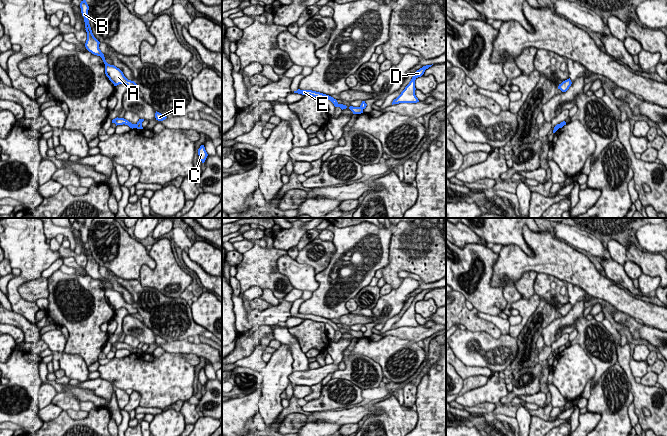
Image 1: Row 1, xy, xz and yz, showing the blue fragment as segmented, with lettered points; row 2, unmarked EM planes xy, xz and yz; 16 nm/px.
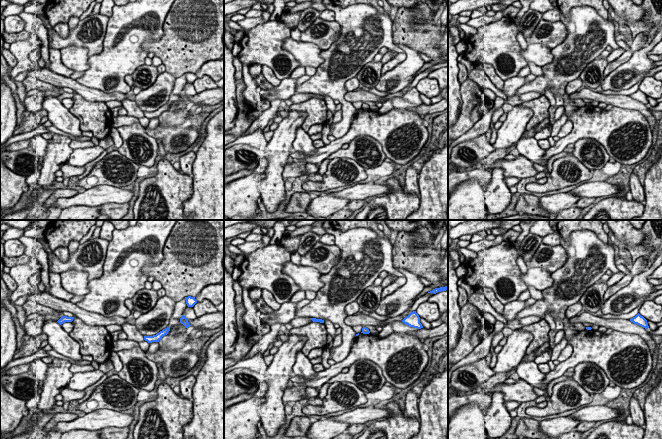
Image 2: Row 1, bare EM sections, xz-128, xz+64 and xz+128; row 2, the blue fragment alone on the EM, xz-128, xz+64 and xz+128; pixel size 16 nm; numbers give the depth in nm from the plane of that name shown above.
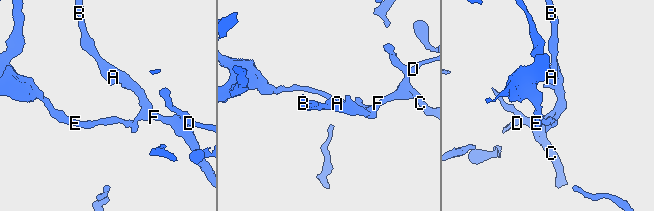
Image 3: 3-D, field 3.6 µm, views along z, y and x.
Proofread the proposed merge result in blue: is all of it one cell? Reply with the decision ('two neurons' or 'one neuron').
two neurons

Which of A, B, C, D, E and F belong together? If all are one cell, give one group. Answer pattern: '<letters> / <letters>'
A B C D F / E

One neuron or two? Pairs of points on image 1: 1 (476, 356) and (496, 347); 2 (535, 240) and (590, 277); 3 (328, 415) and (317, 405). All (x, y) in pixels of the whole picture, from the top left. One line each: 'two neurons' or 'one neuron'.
1: one neuron
2: one neuron
3: two neurons

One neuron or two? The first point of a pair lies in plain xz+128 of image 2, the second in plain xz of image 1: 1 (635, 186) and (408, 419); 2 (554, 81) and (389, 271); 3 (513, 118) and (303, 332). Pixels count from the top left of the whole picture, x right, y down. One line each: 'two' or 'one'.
1: two
2: two
3: two

